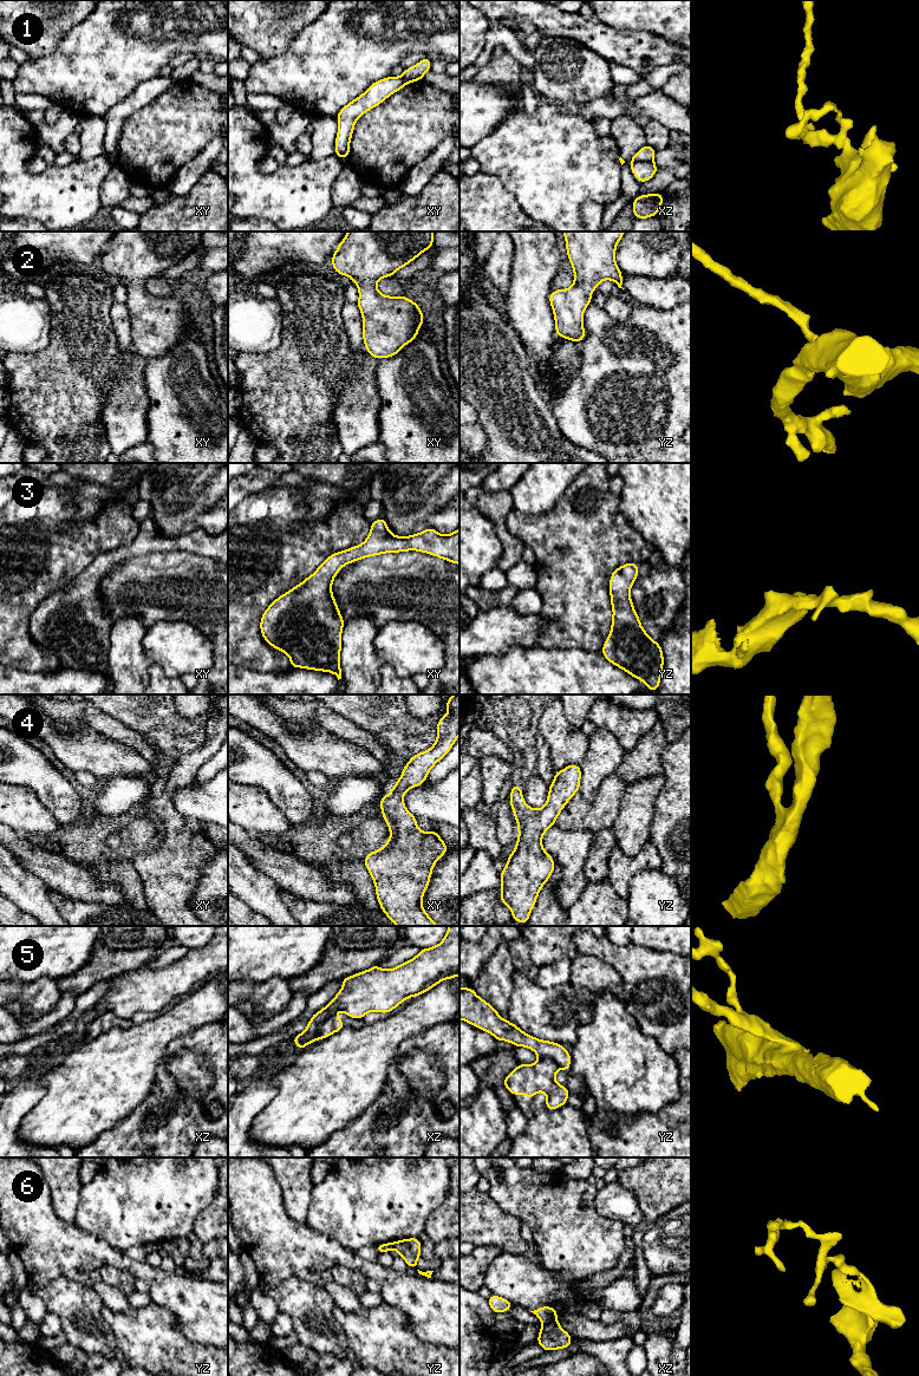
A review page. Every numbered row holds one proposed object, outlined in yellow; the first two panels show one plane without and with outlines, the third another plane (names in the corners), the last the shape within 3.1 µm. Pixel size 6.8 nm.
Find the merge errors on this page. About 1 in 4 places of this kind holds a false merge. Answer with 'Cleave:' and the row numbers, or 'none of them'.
Cleave: 1, 5, 6

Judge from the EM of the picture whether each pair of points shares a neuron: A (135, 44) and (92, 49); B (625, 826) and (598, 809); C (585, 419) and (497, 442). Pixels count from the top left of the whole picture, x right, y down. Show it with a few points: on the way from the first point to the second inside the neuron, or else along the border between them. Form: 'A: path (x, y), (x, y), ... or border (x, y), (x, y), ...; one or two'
A: path (124, 44), (116, 49), (103, 49); one
B: border (623, 793), (618, 816), (611, 827); two
C: border (552, 404), (552, 413), (558, 429), (577, 447); two

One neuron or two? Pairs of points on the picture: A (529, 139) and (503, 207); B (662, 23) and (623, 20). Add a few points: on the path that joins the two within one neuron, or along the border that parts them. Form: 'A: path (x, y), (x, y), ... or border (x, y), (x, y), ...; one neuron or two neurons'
A: border (489, 174), (494, 174), (514, 195), (526, 215); two neurons
B: path (652, 20), (632, 20); one neuron

